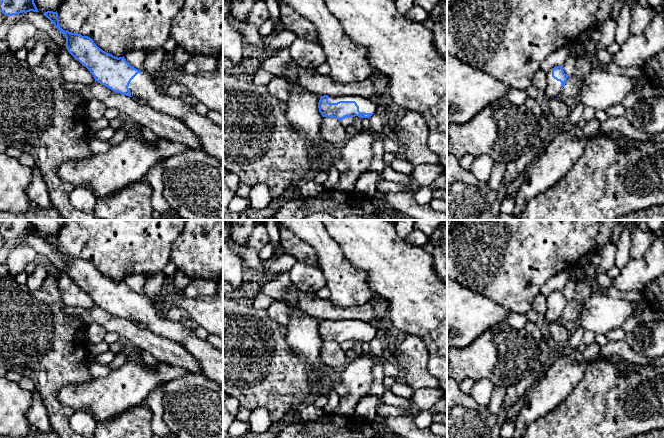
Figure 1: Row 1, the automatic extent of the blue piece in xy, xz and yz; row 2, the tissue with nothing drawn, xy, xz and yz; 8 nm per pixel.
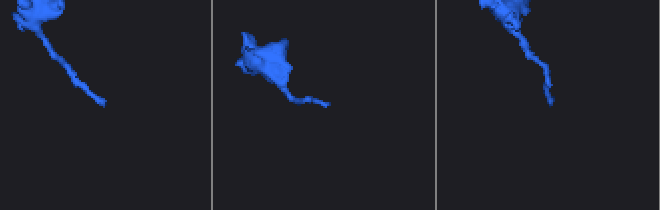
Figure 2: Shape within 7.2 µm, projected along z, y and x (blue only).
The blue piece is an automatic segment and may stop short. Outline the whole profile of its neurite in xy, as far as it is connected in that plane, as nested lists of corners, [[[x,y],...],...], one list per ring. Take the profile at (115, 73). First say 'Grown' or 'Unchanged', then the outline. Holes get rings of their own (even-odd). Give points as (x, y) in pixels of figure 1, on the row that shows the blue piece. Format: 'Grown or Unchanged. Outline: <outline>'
Grown. Outline: [[[57,11],[43,15],[65,36],[66,49],[90,71],[95,81],[114,92],[143,99],[150,108],[175,117],[198,137],[202,150],[223,163],[222,126],[198,114],[193,105],[164,94],[153,76],[132,67],[124,56],[115,57],[100,49],[90,37],[63,30]]]

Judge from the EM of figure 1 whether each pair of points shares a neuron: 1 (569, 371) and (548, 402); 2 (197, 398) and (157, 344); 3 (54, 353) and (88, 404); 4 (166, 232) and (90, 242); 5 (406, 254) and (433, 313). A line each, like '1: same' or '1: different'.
1: same
2: different
3: different
4: same
5: same

